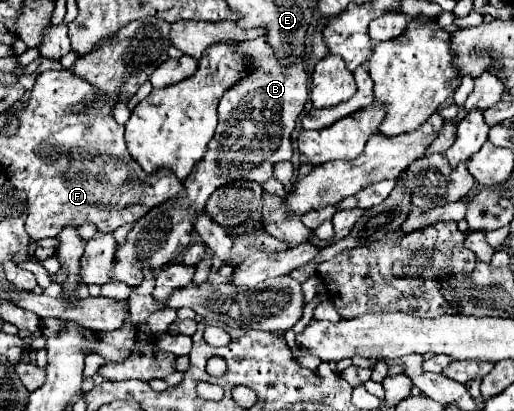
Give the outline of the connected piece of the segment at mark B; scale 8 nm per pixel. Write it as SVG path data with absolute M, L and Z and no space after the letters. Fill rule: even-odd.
M265 37L243 43L237 53L245 59L247 75L221 97L217 133L211 139L205 157L183 181L183 195L173 203L167 201L151 209L133 225L125 245L117 245L117 259L111 271L111 281L137 287L143 281L145 267L159 269L177 261L177 257L183 255L191 243L193 217L199 209L205 207L215 189L235 179L253 179L257 183L265 183L269 177L273 177L273 165L277 161L289 161L293 157L291 133L297 125L305 101L309 99L307 73L303 63L297 61L297 65L289 69L279 67L279 61L275 59L273 49L267 45Z

